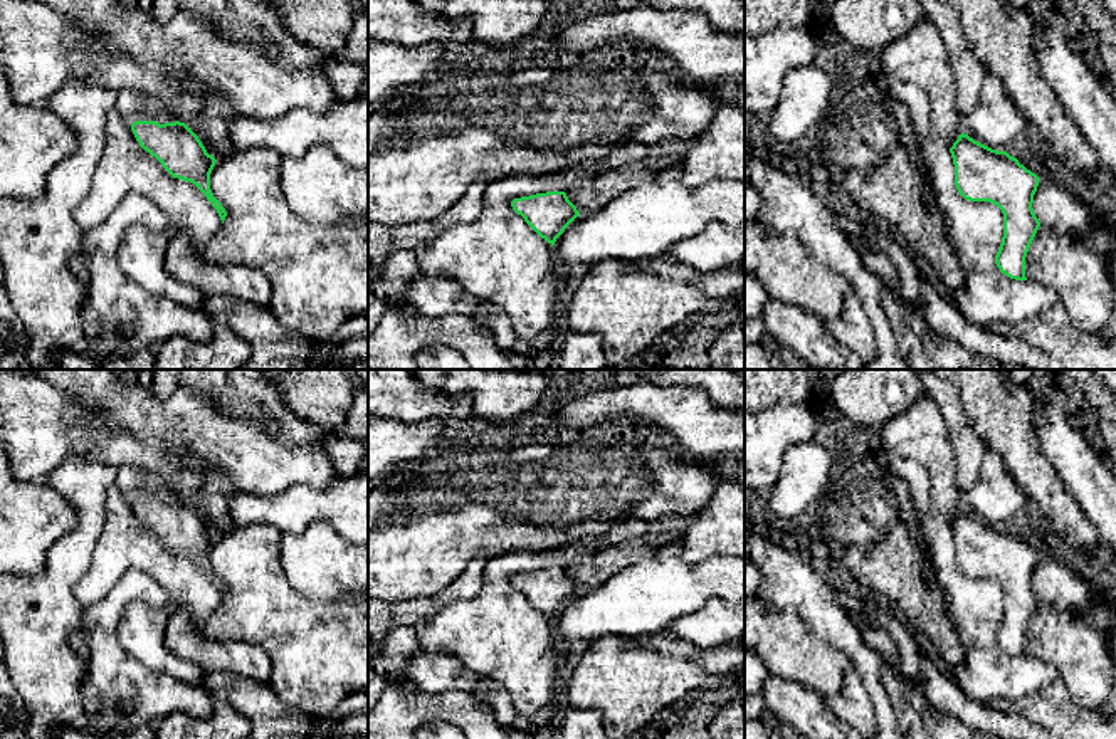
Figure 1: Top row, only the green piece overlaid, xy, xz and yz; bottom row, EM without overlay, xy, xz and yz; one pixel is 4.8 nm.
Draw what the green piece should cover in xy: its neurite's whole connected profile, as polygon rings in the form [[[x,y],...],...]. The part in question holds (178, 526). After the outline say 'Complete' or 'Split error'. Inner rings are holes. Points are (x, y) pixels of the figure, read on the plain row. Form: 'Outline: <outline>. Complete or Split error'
Outline: [[[138,465],[118,469],[114,489],[131,502],[140,522],[173,554],[193,559],[207,573],[224,600],[227,588],[210,566],[217,536],[207,529],[198,512],[158,472]]]. Split error

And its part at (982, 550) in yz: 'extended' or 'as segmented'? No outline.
as segmented

